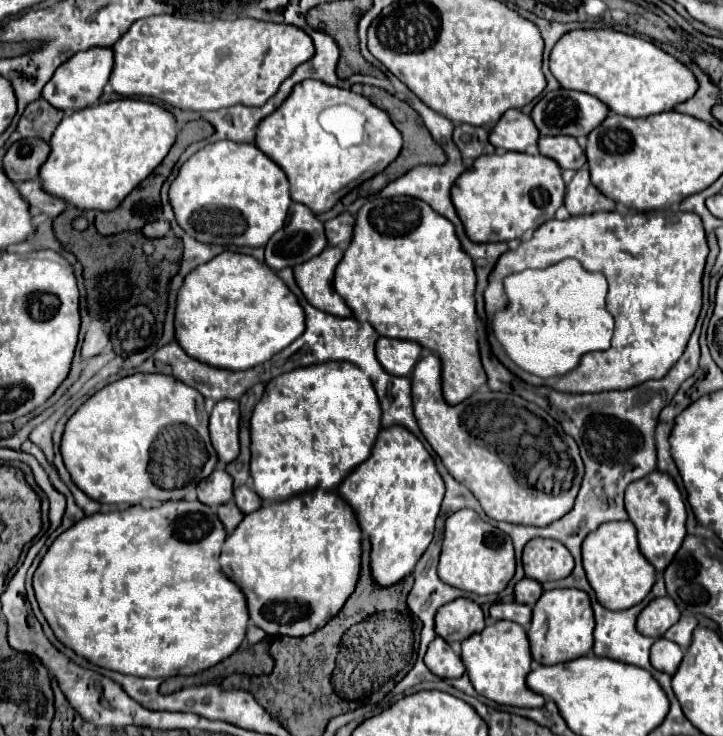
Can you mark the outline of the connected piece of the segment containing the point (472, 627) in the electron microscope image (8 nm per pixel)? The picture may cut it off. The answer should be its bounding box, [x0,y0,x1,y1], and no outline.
[436,598,484,644]

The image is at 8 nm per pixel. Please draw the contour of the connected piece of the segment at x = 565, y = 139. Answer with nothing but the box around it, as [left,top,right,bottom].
[538,136,586,170]

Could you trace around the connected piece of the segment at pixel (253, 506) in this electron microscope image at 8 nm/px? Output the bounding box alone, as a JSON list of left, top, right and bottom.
[234,484,262,514]

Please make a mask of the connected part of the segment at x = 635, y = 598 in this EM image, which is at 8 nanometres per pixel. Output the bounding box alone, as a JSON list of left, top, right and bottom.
[582,522,656,610]

